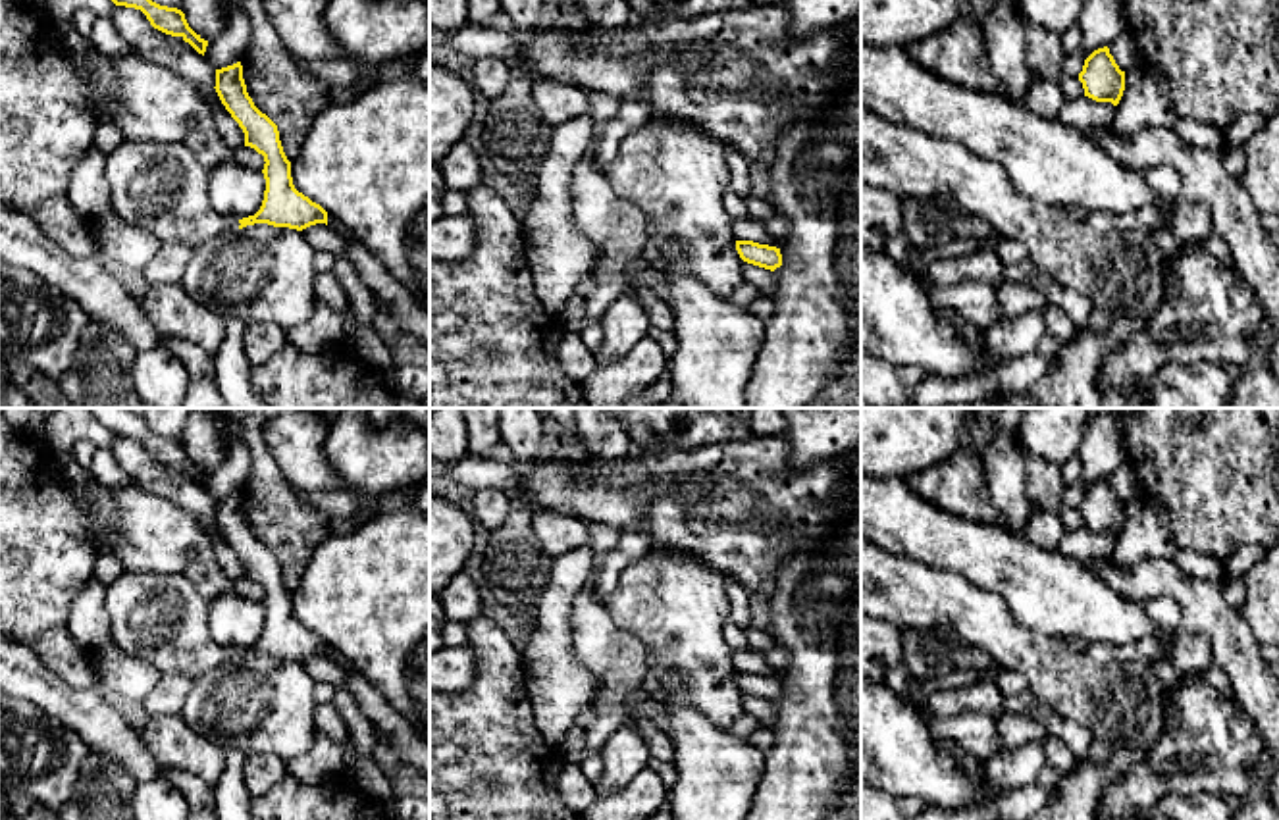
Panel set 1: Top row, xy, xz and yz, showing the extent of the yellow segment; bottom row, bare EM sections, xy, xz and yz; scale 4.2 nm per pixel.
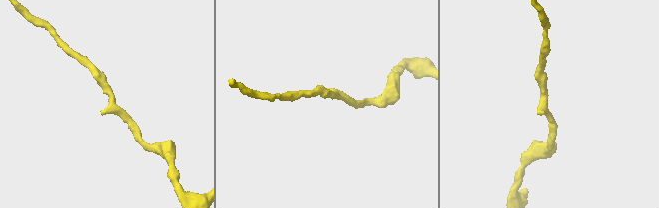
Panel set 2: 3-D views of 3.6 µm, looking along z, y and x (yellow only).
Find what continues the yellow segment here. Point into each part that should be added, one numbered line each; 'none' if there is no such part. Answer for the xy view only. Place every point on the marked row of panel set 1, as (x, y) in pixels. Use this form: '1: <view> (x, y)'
1: xy (160, 187)

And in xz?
none

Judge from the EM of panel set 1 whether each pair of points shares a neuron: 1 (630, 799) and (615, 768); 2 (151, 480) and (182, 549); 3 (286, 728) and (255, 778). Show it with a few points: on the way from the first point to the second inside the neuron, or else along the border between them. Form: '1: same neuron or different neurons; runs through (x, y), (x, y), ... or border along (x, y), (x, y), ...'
1: different neurons; border along (646, 763), (623, 788), (598, 799)
2: different neurons; border along (131, 484), (176, 503), (195, 518)
3: different neurons; border along (247, 753), (274, 753), (284, 763)

